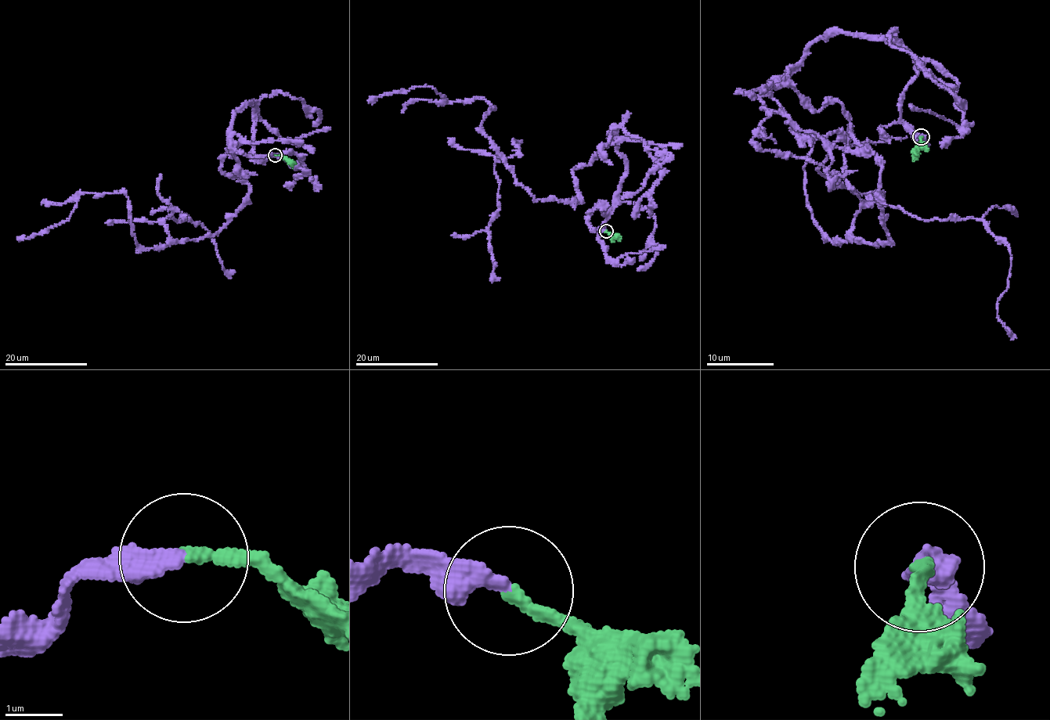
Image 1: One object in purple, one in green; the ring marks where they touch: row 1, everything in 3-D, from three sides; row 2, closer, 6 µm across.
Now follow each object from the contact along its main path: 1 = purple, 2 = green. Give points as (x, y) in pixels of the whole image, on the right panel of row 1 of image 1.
1: (921, 136), (894, 42), (827, 31), (787, 69), (881, 168), (889, 239), (824, 238), (809, 134), (877, 199)
2: (921, 136), (914, 149), (917, 155)

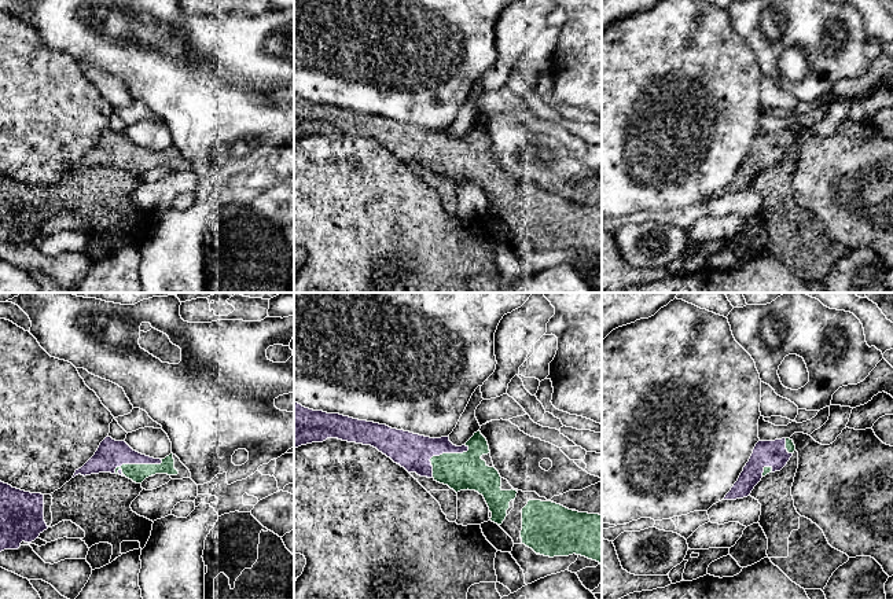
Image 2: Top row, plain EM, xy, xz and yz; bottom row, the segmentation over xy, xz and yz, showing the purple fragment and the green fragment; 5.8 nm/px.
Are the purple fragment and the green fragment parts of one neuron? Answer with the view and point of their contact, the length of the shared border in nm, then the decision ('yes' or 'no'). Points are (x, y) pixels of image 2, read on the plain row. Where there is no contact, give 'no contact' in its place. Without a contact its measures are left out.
contact xy (138, 155); length 300 nm; yes

